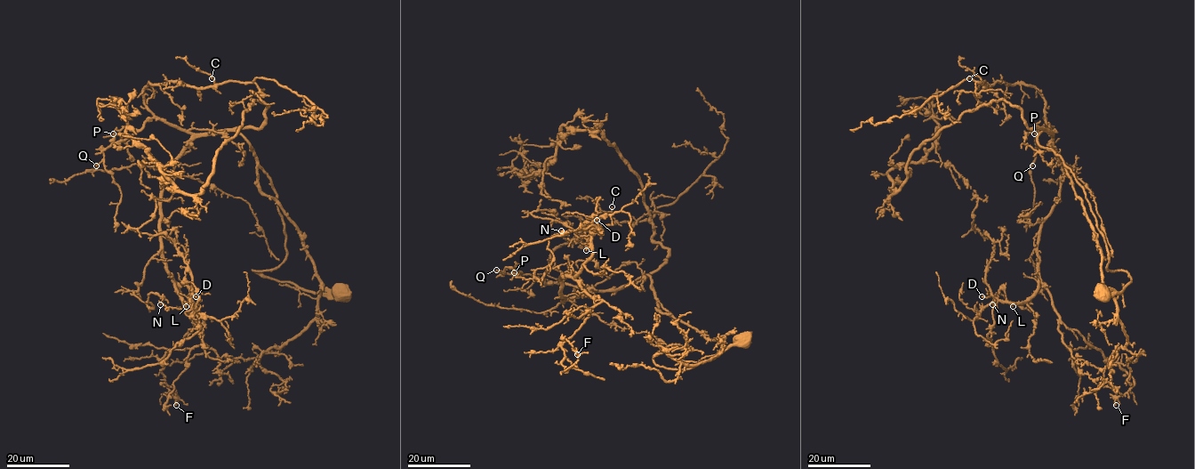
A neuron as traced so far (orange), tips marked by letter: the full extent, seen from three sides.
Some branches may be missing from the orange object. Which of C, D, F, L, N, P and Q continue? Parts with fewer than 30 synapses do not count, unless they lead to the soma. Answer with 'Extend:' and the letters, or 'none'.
Extend: P

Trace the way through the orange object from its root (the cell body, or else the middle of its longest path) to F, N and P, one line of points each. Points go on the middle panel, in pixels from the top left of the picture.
F: (743, 341), (661, 312), (648, 275), (564, 301), (563, 275), (594, 303), (565, 371), (577, 354)
N: (743, 341), (721, 351), (661, 312), (648, 275), (564, 301), (559, 270), (534, 275), (561, 230)
P: (743, 341), (721, 351), (719, 340), (706, 338), (661, 312), (648, 275), (616, 288), (590, 290), (514, 272)

